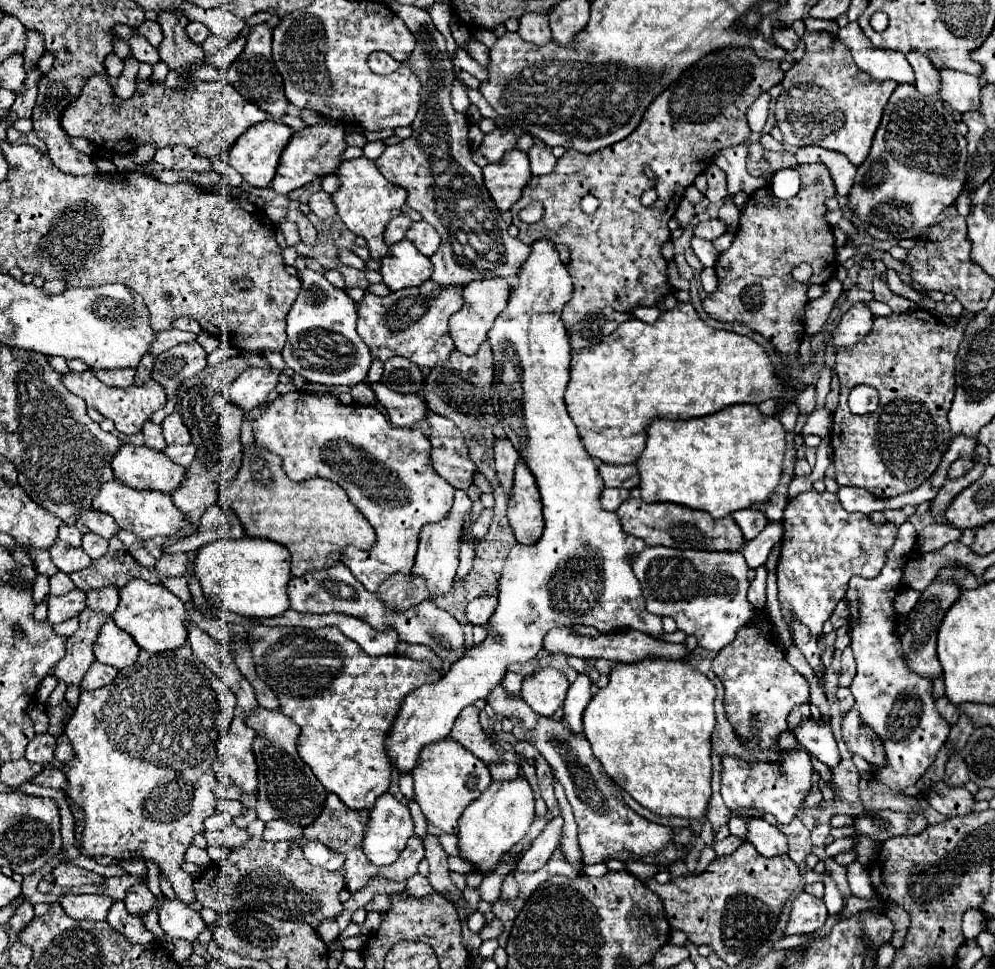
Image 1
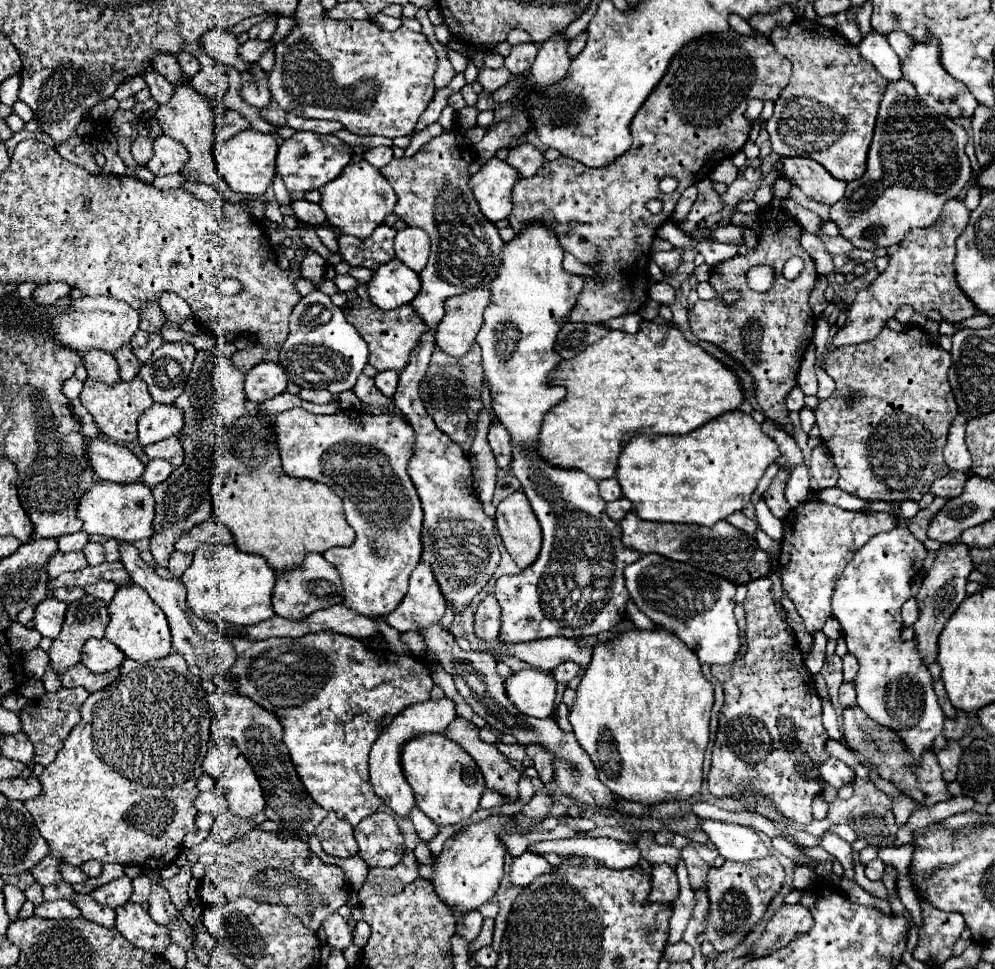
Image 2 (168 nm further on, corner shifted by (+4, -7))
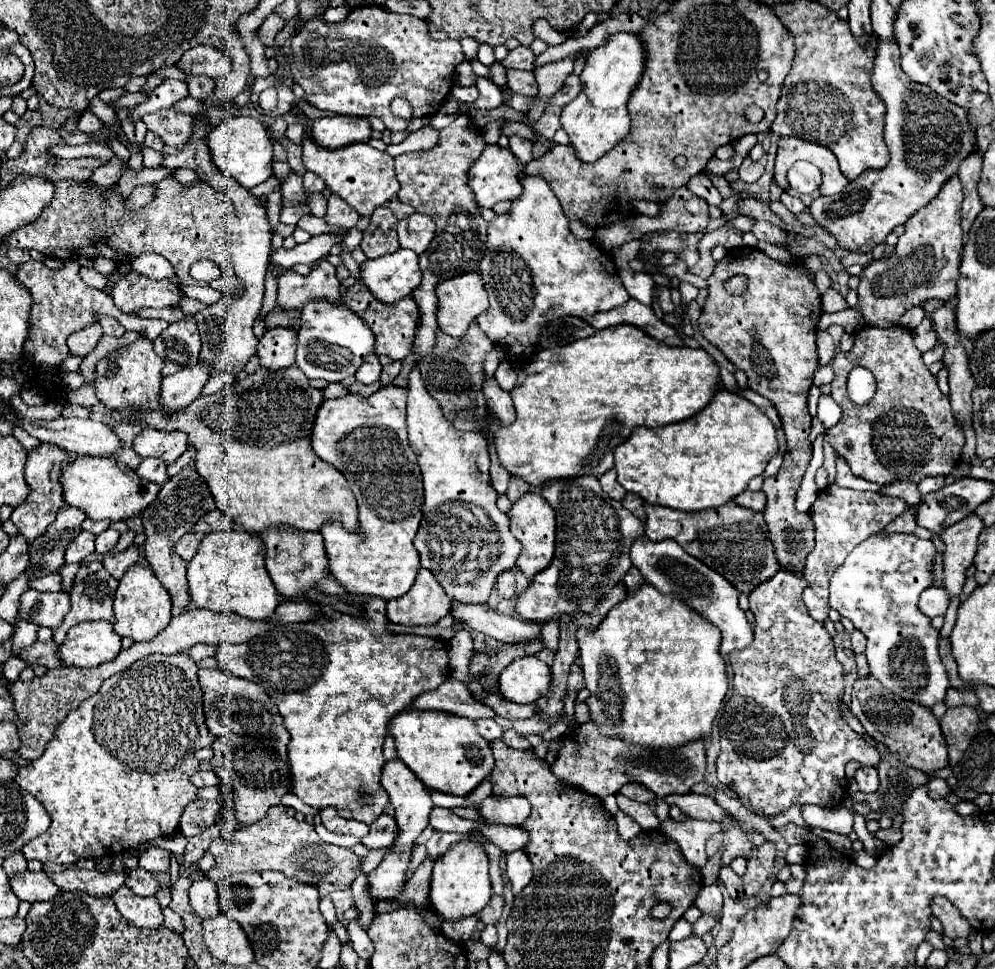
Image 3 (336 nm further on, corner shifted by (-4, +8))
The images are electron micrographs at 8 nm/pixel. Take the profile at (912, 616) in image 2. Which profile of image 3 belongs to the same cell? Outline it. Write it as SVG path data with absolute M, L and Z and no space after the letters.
M927 587L919 597L919 609L927 617L945 615L947 607L949 607L949 597L947 593L943 593L941 587Z

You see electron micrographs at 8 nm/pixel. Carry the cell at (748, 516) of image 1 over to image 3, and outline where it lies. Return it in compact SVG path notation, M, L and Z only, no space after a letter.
M743 491L739 493L739 497L735 497L735 503L745 507L745 509L751 509L751 511L761 511L765 507L765 493L763 491Z

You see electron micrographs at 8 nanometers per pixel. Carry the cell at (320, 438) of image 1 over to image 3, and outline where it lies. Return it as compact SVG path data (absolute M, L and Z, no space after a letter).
M387 385L381 387L371 397L361 397L347 393L339 399L323 399L315 413L313 429L311 429L311 449L325 463L339 469L359 505L359 521L361 527L357 533L347 533L339 521L328 521L321 529L325 539L325 551L329 555L329 569L349 593L369 595L381 599L395 599L405 595L419 571L419 555L415 553L413 539L417 535L421 523L421 507L423 507L423 479L415 459L415 453L409 449L407 441L407 425L405 425L405 405L407 389Z

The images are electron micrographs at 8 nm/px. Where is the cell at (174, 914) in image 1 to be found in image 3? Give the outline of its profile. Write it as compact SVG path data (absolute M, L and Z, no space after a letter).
M149 847L139 853L139 867L159 873L159 871L169 871L169 851L159 849L159 847Z

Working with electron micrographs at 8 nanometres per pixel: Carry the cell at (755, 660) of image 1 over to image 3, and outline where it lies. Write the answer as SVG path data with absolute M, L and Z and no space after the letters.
M785 569L777 571L769 581L759 583L751 595L749 595L749 609L755 615L755 639L749 647L741 649L741 651L733 651L729 655L729 663L733 667L733 695L727 701L727 705L723 707L721 713L721 753L717 757L717 779L731 787L739 799L743 801L743 805L763 817L775 817L777 813L789 809L791 805L805 805L805 803L813 803L813 805L821 805L821 807L837 807L847 793L847 781L845 781L845 765L849 761L859 761L859 763L879 763L879 751L867 747L859 735L841 719L837 701L843 697L843 667L837 663L835 659L835 649L833 649L833 639L829 637L829 633L825 631L823 623L817 623L815 619L809 617L807 607L801 599L803 589L807 587L807 581L803 581L801 575L797 573L789 573Z

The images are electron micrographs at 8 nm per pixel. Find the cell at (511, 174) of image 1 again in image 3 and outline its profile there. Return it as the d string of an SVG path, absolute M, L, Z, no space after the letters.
M487 145L469 169L469 185L481 207L493 207L507 199L515 201L523 189L517 157L509 149Z

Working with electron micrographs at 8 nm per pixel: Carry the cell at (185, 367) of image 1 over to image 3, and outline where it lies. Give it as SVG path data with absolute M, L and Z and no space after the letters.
M177 321L169 325L155 341L155 353L163 359L165 367L161 377L173 375L181 369L191 369L199 361L201 339L193 321Z

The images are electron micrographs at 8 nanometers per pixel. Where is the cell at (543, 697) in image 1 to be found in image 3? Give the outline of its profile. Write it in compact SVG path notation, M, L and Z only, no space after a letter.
M519 657L499 675L501 695L513 703L533 703L551 687L551 667L537 657Z

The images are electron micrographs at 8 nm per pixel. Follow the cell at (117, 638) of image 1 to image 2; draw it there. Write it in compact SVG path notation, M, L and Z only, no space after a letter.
M105 638L87 640L83 646L83 652L81 652L81 664L93 674L103 674L107 670L119 668L123 658L125 658L123 652L117 646L111 646L109 640L105 640Z

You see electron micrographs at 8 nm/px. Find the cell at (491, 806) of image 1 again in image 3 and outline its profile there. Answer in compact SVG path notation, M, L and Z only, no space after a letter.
M471 831L465 835L463 841L453 843L435 861L429 901L433 905L433 911L437 911L443 919L457 921L461 917L477 915L489 903L491 895L493 891L491 891L491 879L489 879L489 857L487 857L485 845Z

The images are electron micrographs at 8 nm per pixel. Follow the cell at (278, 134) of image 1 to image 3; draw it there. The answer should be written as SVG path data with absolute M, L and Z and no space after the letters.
M239 115L219 123L209 133L209 149L213 163L225 175L229 175L233 181L239 181L247 189L267 181L273 175L273 145L269 139L269 129L259 119Z

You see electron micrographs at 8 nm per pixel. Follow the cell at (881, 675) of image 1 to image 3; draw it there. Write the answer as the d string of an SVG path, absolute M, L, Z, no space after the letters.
M879 531L859 543L845 559L845 563L833 573L831 577L831 597L829 603L837 609L843 617L851 619L857 631L867 637L867 661L871 675L883 685L889 687L893 695L901 699L919 703L927 709L945 701L945 693L949 689L949 679L945 667L939 657L939 631L931 627L931 619L925 617L919 607L917 599L923 589L933 585L931 577L931 561L935 557L935 547L931 539L921 539L913 533L885 533Z

